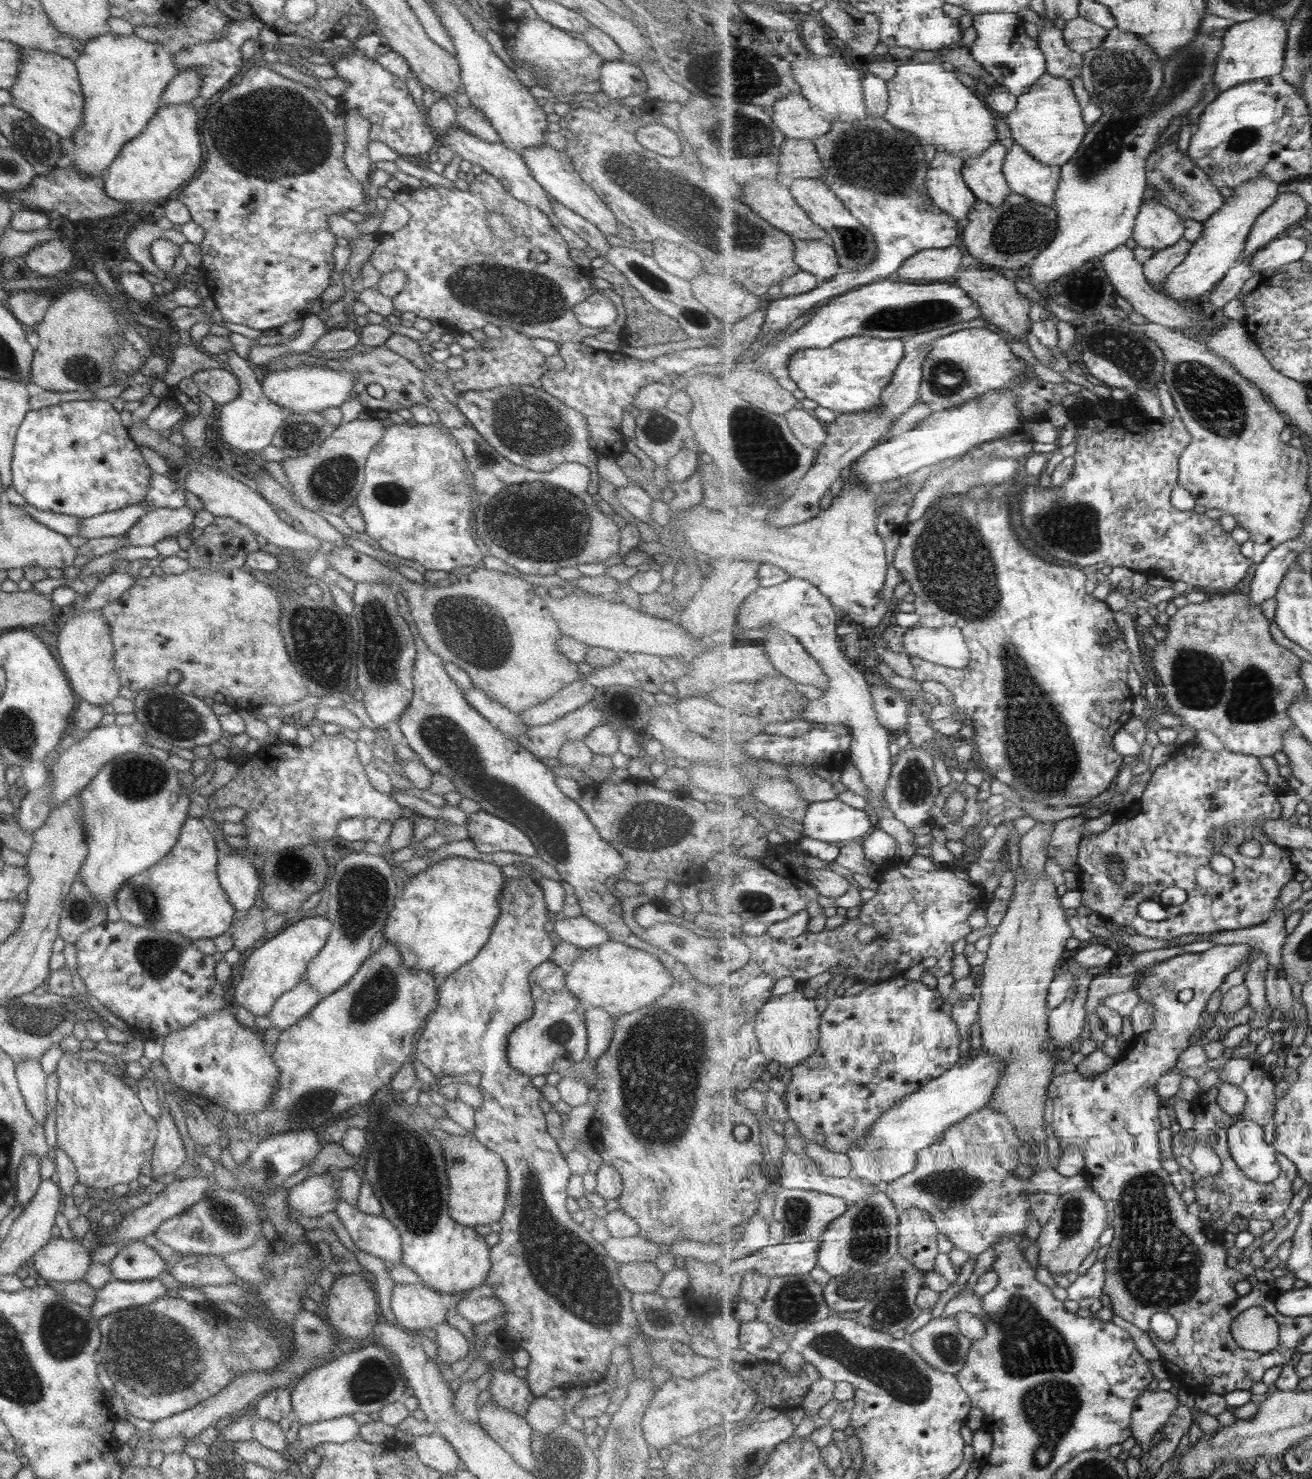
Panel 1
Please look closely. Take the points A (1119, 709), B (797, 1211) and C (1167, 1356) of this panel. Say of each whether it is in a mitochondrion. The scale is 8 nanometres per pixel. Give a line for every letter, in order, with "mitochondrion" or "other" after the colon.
A: other
B: mitochondrion
C: other

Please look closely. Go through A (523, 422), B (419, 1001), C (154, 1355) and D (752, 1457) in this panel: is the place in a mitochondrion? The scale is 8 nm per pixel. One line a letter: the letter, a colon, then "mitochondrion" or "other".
A: mitochondrion
B: mitochondrion
C: mitochondrion
D: mitochondrion

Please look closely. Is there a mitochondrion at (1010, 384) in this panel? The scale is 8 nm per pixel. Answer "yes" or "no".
no

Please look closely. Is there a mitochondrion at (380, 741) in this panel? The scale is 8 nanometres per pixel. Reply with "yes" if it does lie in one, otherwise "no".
no

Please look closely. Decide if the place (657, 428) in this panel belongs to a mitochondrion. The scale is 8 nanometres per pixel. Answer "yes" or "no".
yes

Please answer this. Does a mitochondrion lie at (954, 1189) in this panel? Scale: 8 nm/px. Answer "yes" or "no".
yes

